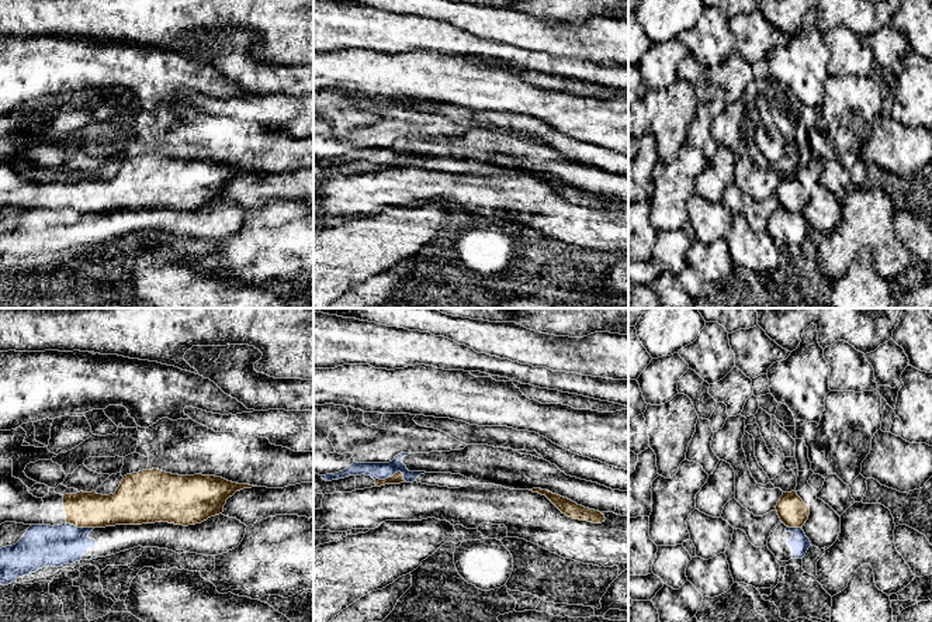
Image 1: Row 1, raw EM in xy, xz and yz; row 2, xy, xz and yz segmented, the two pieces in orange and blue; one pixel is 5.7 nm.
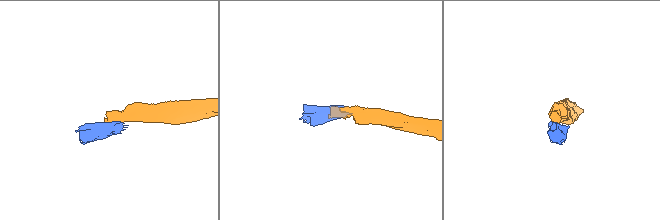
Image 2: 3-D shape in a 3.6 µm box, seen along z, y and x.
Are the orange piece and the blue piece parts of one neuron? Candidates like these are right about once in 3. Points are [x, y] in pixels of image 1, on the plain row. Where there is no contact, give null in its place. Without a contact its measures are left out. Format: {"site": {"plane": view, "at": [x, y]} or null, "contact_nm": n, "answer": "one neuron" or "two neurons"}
{"site": {"plane": "xz", "at": [391, 162]}, "contact_nm": 180, "answer": "two neurons"}

